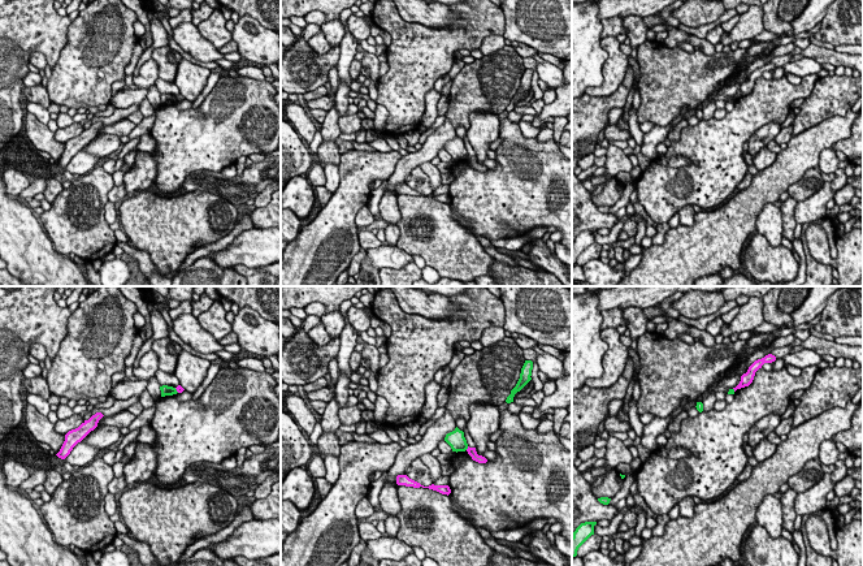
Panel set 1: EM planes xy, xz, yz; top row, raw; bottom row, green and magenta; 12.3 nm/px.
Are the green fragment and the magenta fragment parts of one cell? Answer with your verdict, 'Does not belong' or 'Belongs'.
Does not belong

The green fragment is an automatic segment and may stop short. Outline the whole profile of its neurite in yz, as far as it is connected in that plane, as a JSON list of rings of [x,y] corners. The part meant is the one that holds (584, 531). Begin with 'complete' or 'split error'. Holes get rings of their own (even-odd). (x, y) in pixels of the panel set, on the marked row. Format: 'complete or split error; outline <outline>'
complete; outline [[[585,522],[581,523],[572,536],[572,558],[577,556],[578,548],[591,536],[594,535],[594,526],[597,522]]]

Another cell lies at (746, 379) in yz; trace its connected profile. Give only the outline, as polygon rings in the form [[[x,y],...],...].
[[[768,354],[768,355],[766,355],[764,358],[755,360],[755,362],[749,367],[747,372],[741,376],[740,384],[738,384],[736,388],[733,388],[734,392],[736,392],[737,389],[749,386],[749,385],[753,383],[753,380],[754,380],[755,372],[756,372],[759,368],[762,368],[762,366],[763,366],[764,363],[772,363],[772,362],[775,362],[775,360],[776,360],[776,357],[772,355],[772,354]]]

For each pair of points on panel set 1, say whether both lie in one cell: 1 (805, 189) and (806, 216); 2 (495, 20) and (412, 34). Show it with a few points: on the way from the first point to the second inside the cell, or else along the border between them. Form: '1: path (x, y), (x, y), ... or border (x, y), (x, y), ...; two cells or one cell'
1: border (824, 181), (816, 191), (798, 202); two cells
2: path (475, 26), (460, 38), (433, 38); one cell

